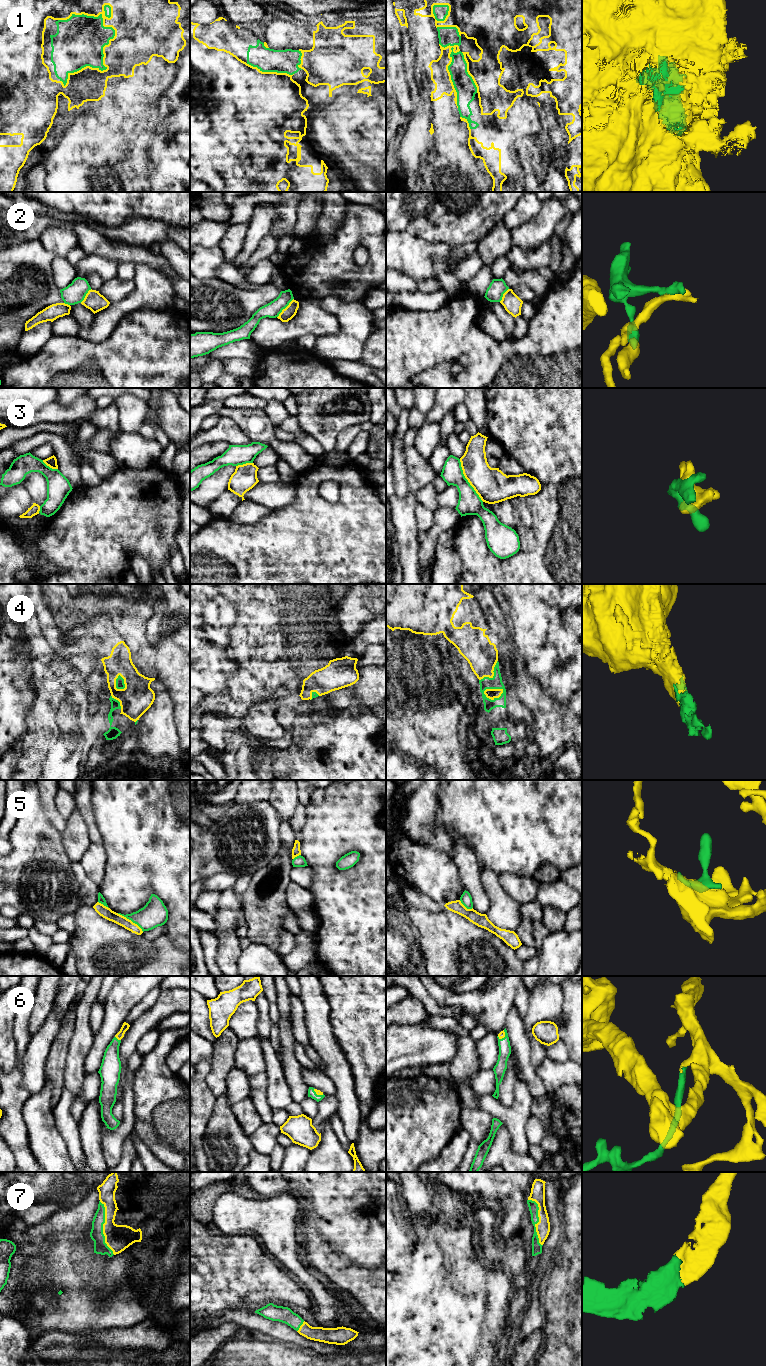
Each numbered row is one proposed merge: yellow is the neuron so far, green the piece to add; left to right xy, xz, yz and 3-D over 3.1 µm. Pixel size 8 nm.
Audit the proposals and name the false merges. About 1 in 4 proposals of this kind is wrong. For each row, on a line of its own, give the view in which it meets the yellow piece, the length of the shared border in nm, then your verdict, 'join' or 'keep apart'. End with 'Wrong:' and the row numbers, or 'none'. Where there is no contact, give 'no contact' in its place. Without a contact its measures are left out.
1: contact in xy; length 650 nm; join
2: contact in xz; length 200 nm; keep apart
3: contact in yz; length 400 nm; keep apart
4: contact in yz; length 170 nm; join
5: contact in xy; length 260 nm; keep apart
6: contact in xy; length 60 nm; join
7: contact in xy; length 440 nm; join
Wrong: 2, 3, 5

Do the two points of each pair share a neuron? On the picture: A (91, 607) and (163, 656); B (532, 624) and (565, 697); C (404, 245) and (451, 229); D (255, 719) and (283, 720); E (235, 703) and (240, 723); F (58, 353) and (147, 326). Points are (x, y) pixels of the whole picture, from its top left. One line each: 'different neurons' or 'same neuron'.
A: same neuron
B: same neuron
C: different neurons
D: different neurons
E: different neurons
F: same neuron

